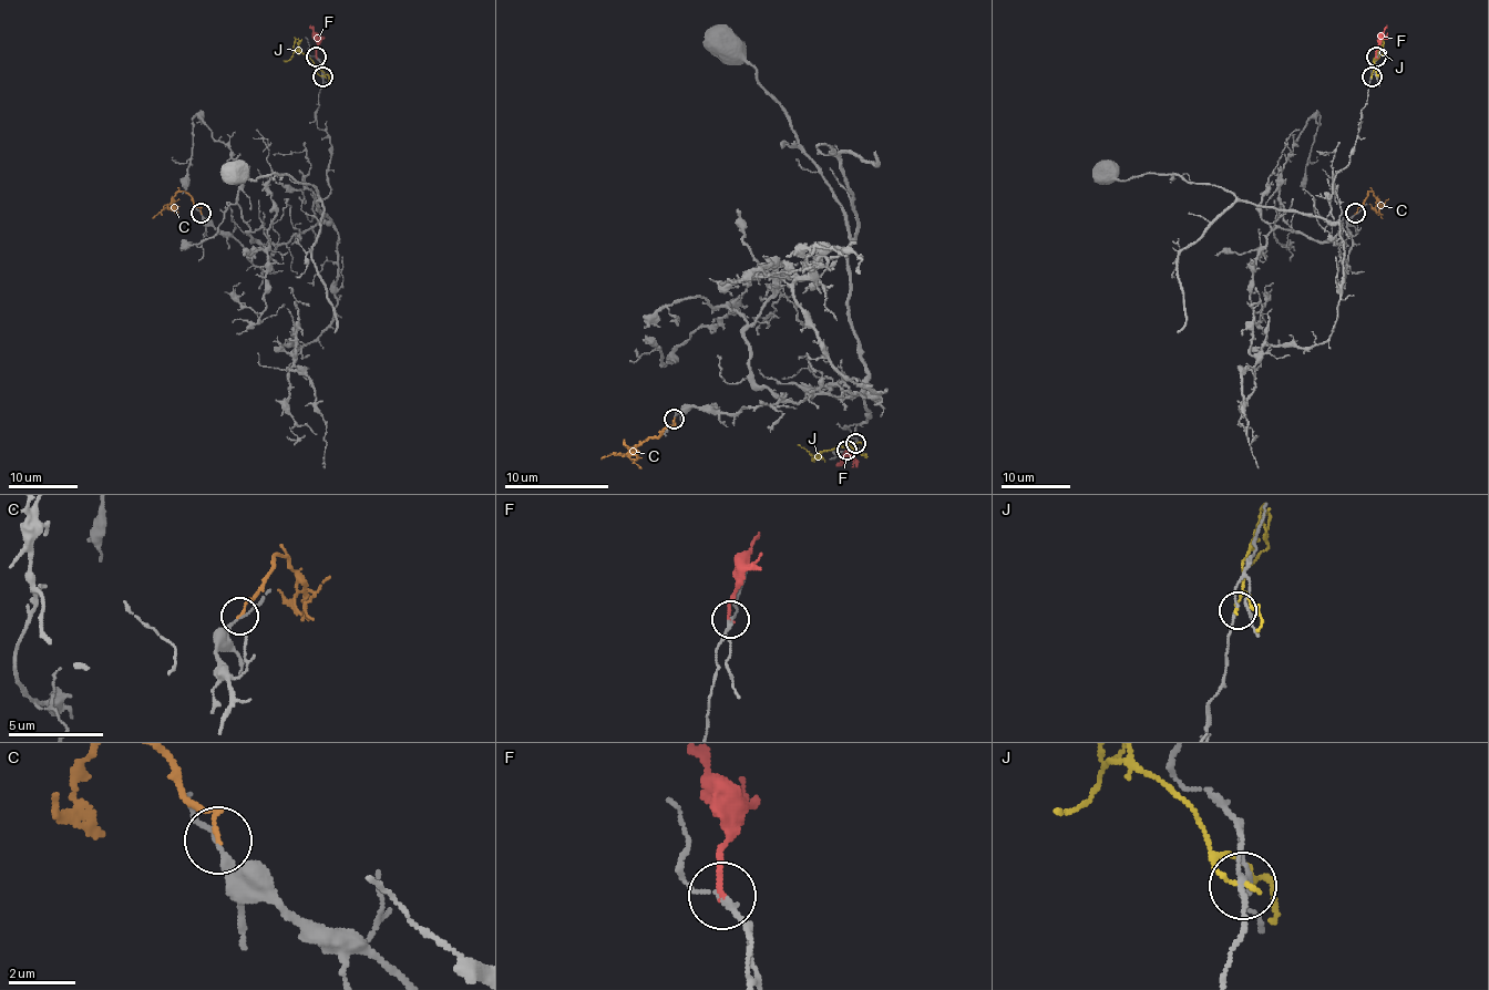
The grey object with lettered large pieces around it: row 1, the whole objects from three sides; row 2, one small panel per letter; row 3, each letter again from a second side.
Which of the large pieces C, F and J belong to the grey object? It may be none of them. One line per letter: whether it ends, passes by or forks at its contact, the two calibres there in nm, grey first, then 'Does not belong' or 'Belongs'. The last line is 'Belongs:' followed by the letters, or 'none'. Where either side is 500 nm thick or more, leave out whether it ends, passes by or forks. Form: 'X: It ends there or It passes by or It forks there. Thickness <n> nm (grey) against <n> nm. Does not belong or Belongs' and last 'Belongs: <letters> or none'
C: It ends there. Thickness 150 nm (grey) against 120 nm. Does not belong
F: It ends there. Thickness 160 nm (grey) against 120 nm. Belongs
J: It ends there. Thickness 120 nm (grey) against 140 nm. Does not belong
Belongs: F

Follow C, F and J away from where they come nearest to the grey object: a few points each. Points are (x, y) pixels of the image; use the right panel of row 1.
C: (1355, 214), (1371, 191), (1379, 203), (1383, 218)
F: (1376, 58), (1379, 35), (1386, 24)
J: (1372, 76), (1374, 59), (1380, 51), (1377, 59), (1372, 61)

